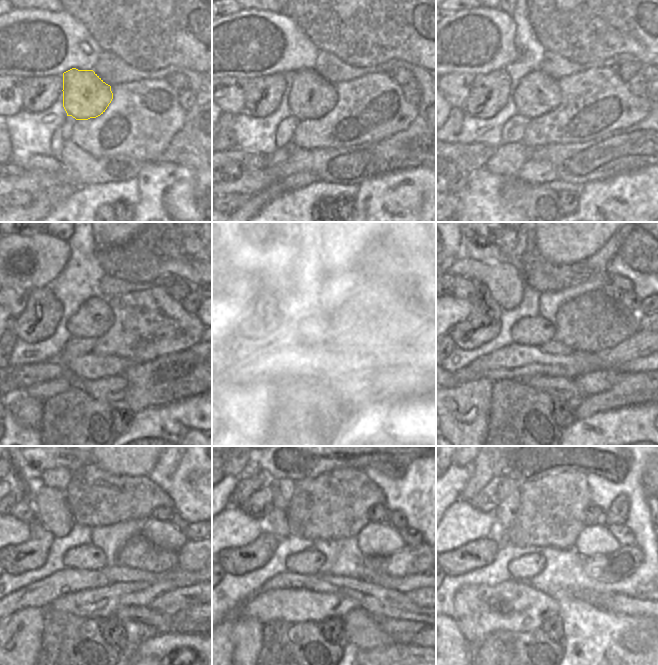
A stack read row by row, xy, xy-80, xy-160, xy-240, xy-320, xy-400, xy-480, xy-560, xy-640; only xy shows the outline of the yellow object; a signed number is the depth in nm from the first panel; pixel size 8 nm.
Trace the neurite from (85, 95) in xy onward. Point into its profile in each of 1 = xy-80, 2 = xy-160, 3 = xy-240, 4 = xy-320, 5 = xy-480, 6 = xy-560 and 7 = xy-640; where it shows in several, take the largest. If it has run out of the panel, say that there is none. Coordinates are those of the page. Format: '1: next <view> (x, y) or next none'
1: next xy-80 (311, 97)
2: next xy-160 (537, 94)
3: next xy-240 (94, 317)
4: next xy-320 (314, 329)
5: next xy-480 (86, 557)
6: next xy-560 (310, 561)
7: next xy-640 (523, 569)

